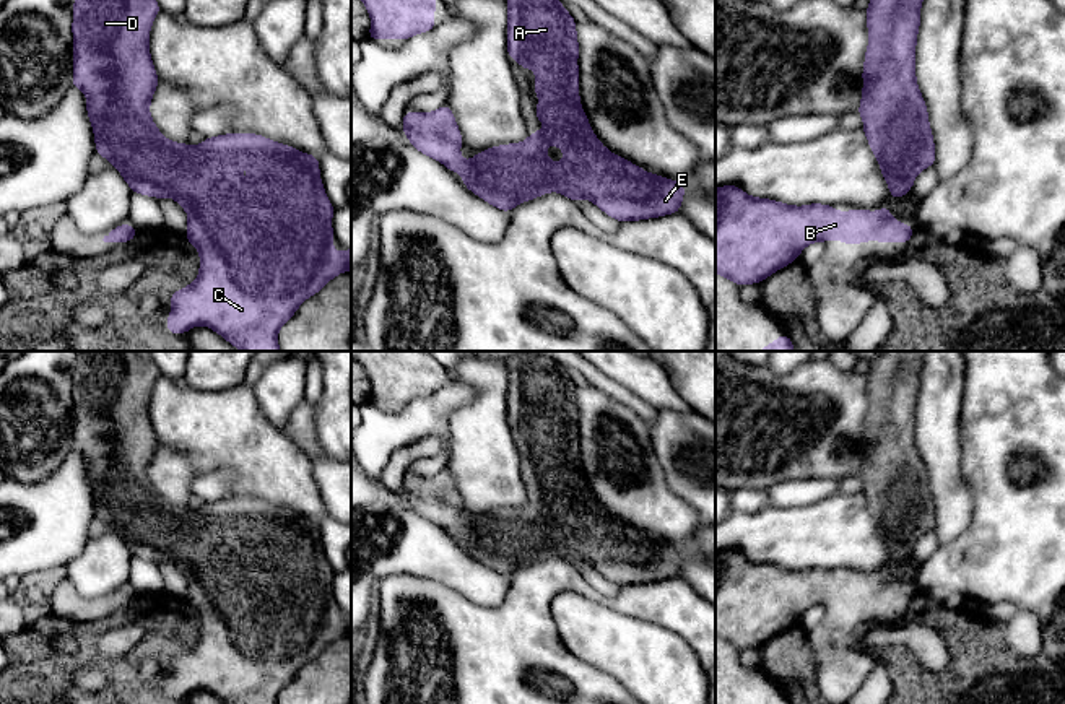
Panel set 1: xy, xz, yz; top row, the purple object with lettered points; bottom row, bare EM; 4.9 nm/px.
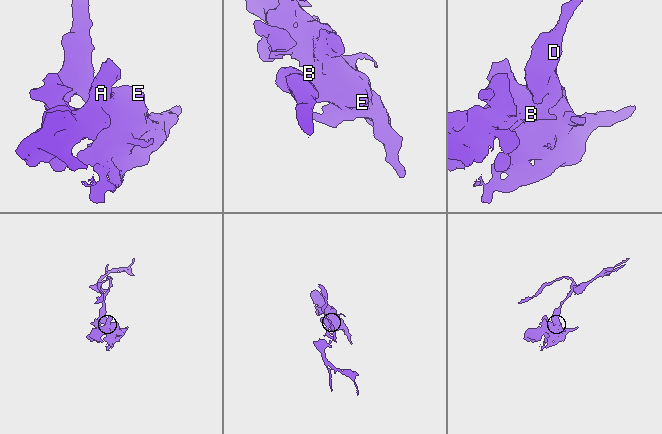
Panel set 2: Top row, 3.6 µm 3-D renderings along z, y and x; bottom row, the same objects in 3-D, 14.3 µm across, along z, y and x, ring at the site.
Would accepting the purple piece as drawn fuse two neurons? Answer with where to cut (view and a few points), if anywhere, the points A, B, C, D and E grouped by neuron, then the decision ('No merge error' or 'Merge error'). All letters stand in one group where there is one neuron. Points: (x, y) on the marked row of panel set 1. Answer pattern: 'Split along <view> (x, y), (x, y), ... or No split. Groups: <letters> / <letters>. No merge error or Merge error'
No split. Groups: A B C D E. No merge error

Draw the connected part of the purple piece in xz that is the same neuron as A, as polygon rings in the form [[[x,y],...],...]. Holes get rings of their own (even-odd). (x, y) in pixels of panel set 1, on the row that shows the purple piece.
[[[506,0],[506,3],[509,34],[507,55],[511,59],[517,59],[520,68],[535,70],[535,98],[540,99],[535,104],[535,112],[537,120],[541,122],[541,128],[532,135],[527,135],[524,143],[491,146],[475,154],[470,161],[463,161],[460,158],[462,133],[450,107],[444,104],[429,114],[421,114],[416,111],[408,111],[403,114],[402,132],[408,137],[410,145],[423,154],[442,163],[449,171],[459,172],[468,190],[486,200],[489,205],[507,213],[511,213],[511,210],[519,203],[533,200],[548,192],[561,192],[572,202],[580,198],[590,200],[608,216],[621,223],[678,213],[685,197],[685,185],[681,182],[650,174],[631,161],[608,151],[590,128],[579,98],[579,42],[576,20],[561,5],[561,0]],[[550,141],[553,141],[558,150],[561,148],[564,151],[561,164],[546,156],[546,145]]]

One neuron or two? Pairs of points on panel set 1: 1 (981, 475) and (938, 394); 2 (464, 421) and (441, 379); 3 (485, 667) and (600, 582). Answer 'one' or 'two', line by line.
1: two
2: two
3: two

